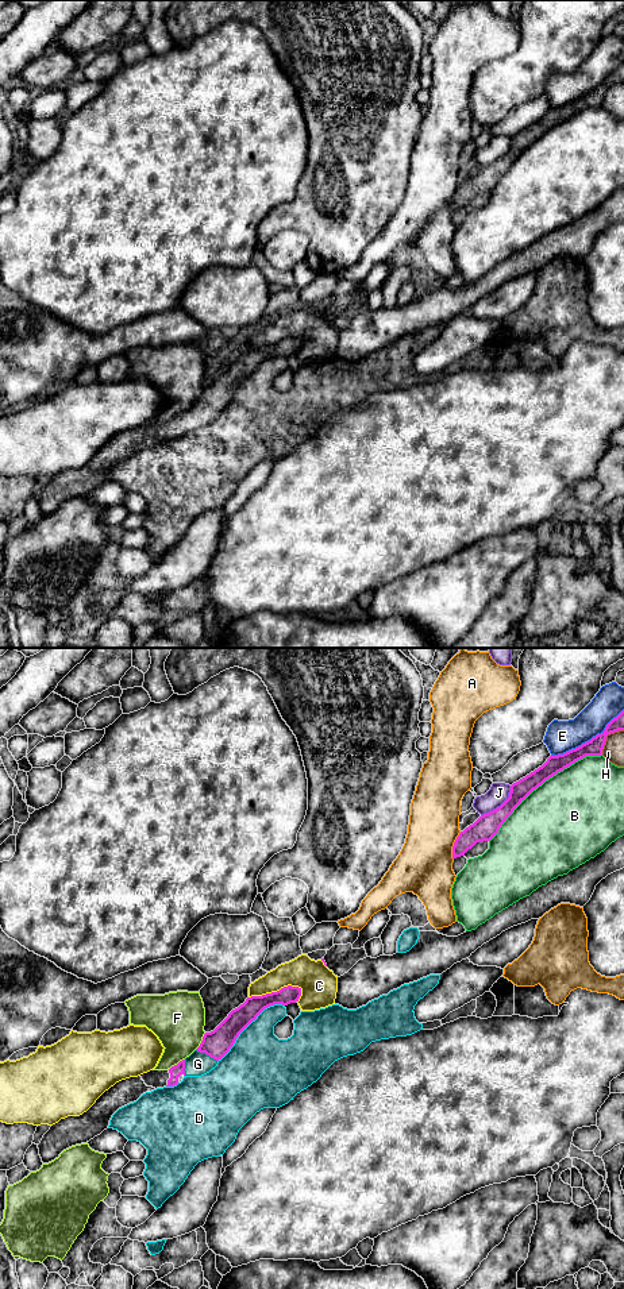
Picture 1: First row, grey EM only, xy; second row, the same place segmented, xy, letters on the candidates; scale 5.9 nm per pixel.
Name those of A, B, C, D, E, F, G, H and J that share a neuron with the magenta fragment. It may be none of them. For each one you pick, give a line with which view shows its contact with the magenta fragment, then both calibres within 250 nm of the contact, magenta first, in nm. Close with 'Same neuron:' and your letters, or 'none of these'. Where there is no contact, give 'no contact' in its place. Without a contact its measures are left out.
G: xy | 160/140 nm
Same neuron: G

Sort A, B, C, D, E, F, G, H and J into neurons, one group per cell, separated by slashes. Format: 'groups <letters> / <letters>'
groups A / B / C / D / E / F / G / H / J

